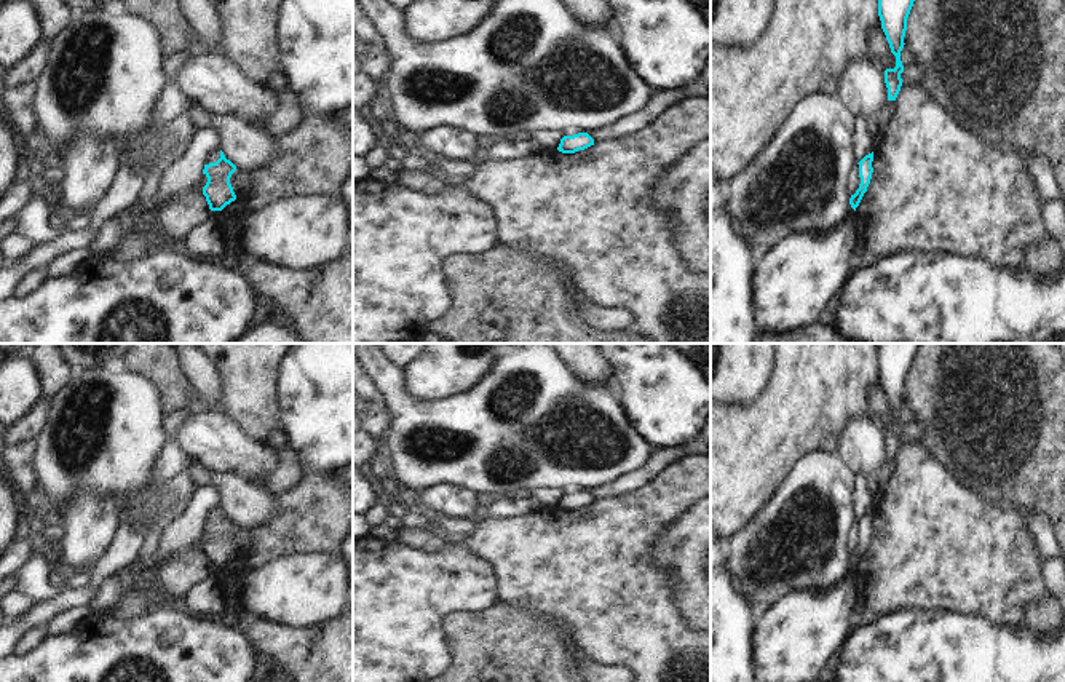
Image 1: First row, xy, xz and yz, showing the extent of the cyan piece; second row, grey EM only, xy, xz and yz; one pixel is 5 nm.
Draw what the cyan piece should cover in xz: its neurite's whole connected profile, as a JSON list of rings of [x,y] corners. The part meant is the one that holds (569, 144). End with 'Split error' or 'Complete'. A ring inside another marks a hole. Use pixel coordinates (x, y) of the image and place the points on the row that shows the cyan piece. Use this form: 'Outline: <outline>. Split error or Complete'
Outline: [[[578,133],[573,136],[564,136],[557,147],[562,153],[575,153],[594,145],[594,139],[588,133]]]. Complete.

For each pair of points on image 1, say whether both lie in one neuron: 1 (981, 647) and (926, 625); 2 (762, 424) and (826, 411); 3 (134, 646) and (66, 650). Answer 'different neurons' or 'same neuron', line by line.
1: same neuron
2: same neuron
3: same neuron

